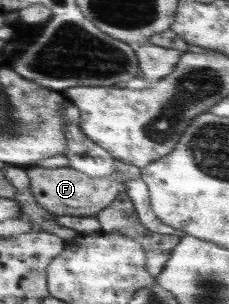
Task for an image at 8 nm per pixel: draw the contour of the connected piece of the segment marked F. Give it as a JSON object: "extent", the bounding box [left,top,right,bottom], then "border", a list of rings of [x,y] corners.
{"extent":[26,160,140,218],"border":[[[114,160],[114,175],[108,177],[89,177],[69,166],[45,168],[32,165],[26,167],[26,175],[30,179],[29,190],[37,203],[45,212],[57,216],[77,218],[94,217],[103,212],[118,196],[127,192],[126,182],[140,178],[140,167]]]}

